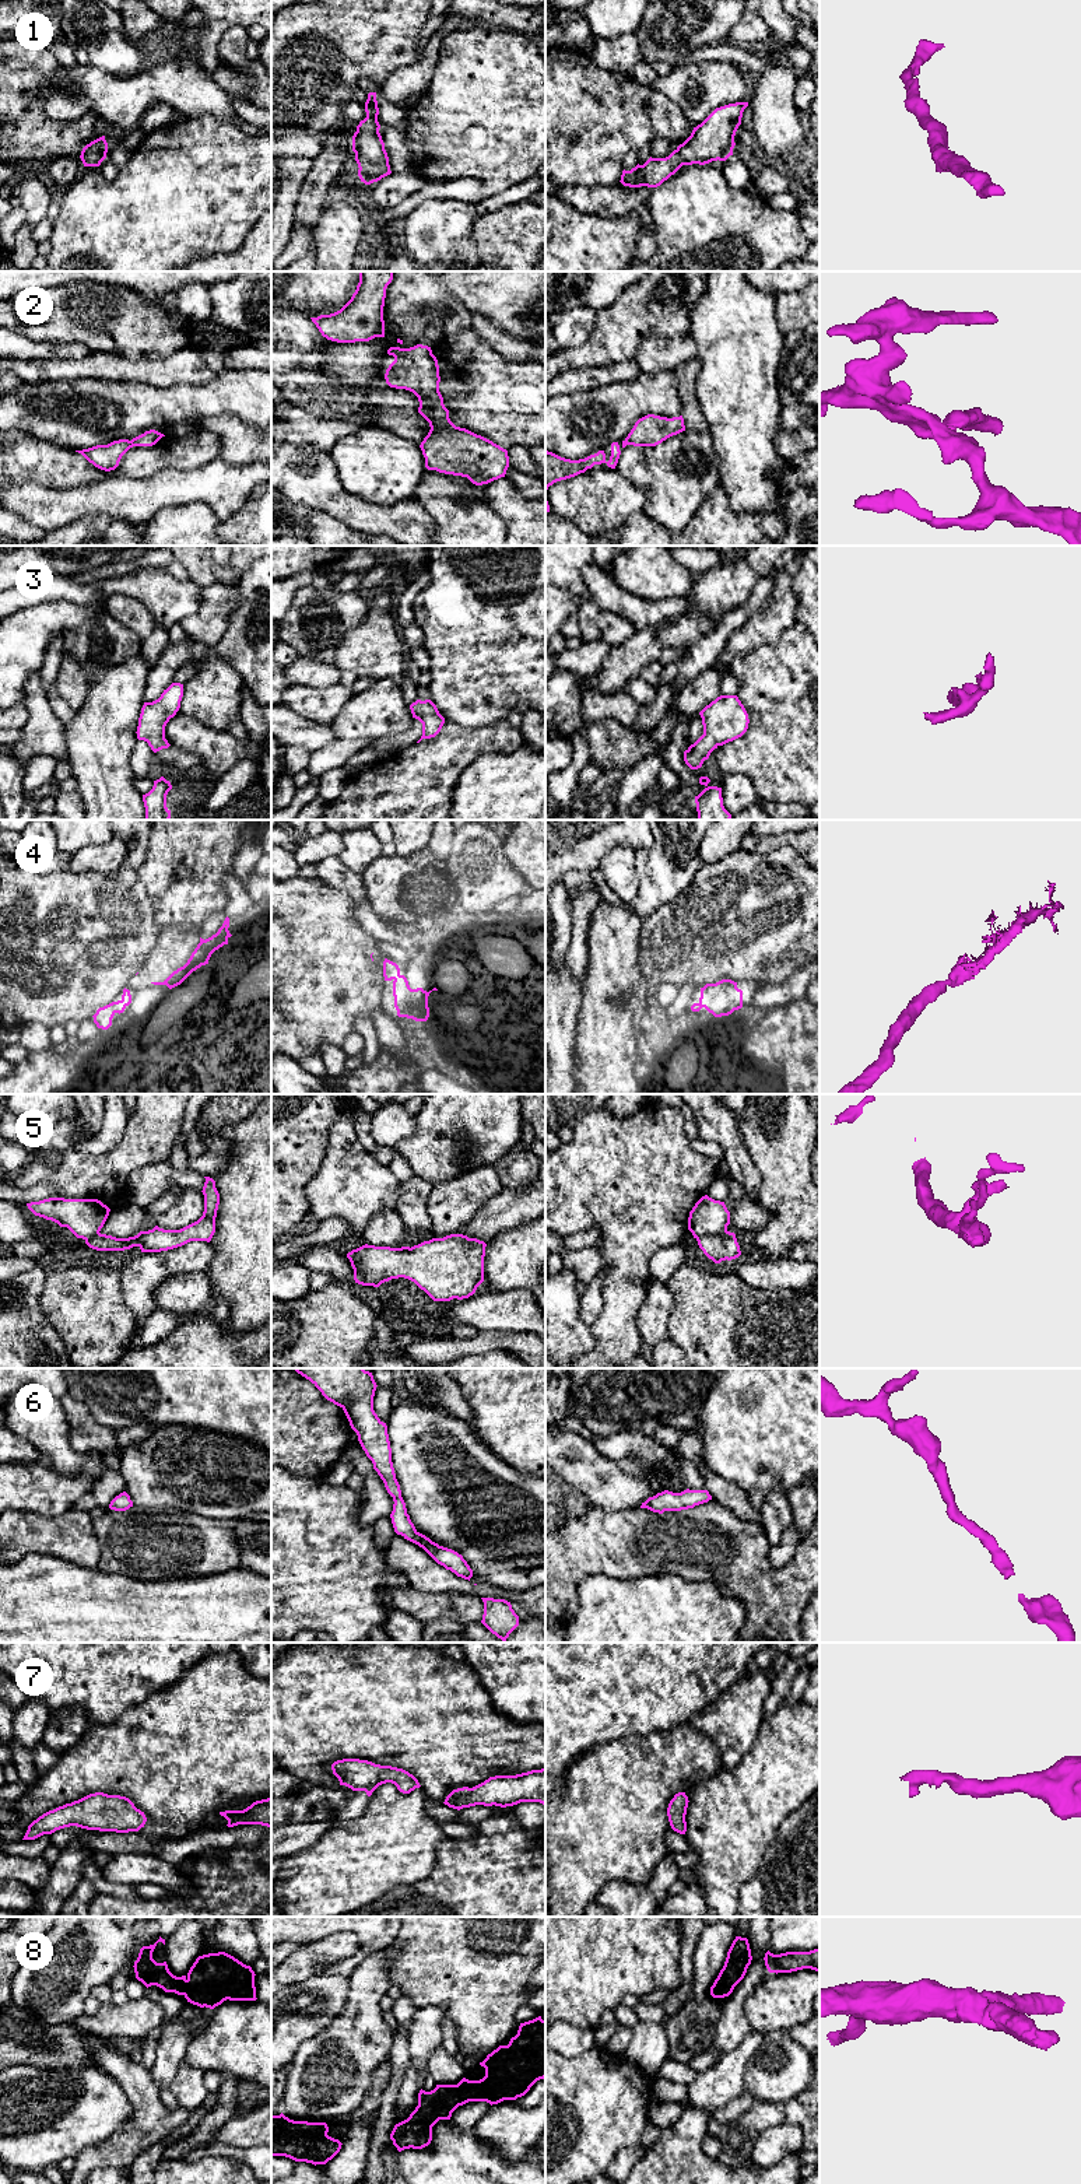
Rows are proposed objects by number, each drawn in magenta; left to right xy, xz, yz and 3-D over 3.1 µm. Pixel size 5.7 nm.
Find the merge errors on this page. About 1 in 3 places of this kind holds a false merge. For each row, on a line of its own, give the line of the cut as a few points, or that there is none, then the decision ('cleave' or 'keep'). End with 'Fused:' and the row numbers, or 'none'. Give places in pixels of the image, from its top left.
1: cut none; keep
2: cut none; keep
3: cut none; keep
4: cut none; keep
5: cut yz (726, 1230), (718, 1234), (704, 1234), (697, 1240); cleave
6: cut none; keep
7: cut none; keep
8: cut none; keep
Fused: 5

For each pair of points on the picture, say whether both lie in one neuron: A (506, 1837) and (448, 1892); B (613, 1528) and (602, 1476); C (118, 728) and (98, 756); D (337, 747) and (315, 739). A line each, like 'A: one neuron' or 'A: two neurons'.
A: one neuron
B: two neurons
C: one neuron
D: two neurons

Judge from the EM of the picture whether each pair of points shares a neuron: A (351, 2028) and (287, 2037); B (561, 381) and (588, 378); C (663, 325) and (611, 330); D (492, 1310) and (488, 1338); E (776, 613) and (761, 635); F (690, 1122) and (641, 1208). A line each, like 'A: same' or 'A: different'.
A: different
B: same
C: same
D: different
E: same
F: different

